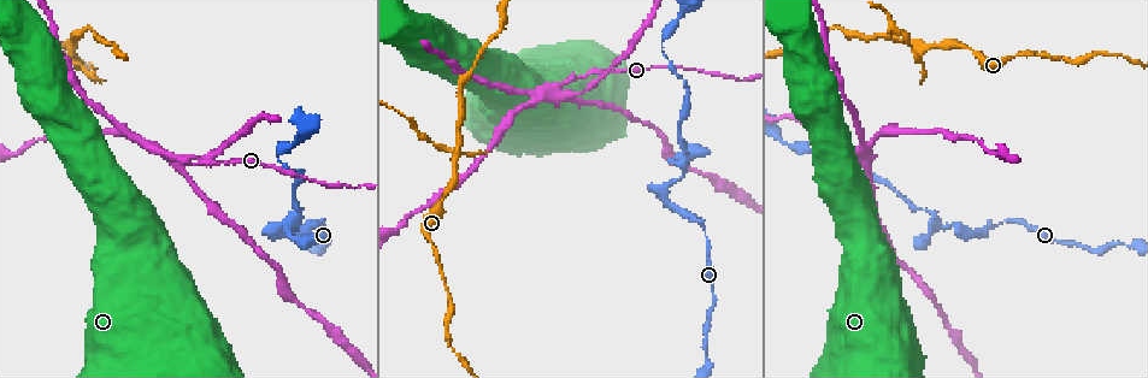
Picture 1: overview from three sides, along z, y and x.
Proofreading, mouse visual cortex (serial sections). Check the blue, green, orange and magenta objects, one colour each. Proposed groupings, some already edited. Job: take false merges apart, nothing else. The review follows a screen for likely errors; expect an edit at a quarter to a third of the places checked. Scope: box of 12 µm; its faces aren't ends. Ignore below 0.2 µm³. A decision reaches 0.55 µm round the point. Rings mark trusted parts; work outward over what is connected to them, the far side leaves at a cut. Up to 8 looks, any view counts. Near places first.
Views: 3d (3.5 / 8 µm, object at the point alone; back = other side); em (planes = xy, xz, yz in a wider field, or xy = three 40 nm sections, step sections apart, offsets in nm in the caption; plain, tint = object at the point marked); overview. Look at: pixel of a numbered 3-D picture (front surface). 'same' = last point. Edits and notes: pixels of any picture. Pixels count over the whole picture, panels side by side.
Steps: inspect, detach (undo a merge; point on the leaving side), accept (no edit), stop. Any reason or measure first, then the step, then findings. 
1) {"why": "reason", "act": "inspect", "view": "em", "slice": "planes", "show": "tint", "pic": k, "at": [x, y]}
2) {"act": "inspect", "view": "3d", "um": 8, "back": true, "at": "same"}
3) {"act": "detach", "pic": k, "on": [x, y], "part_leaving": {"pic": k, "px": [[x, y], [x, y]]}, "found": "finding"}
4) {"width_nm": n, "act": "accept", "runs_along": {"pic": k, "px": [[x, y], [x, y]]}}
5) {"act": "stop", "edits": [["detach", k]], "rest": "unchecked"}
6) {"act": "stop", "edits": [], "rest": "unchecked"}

{"why": "sharp bend", "act": "inspect", "view": "3d", "um": 3.5, "pic": 1, "at": [551, 92]}

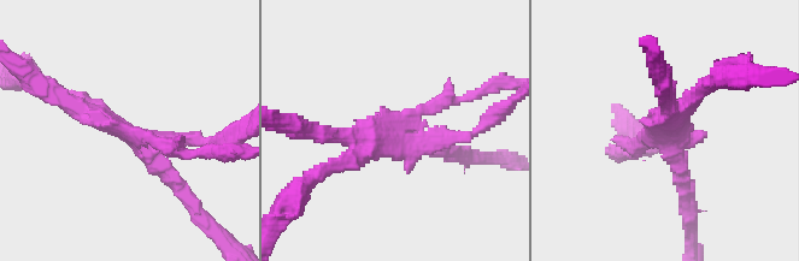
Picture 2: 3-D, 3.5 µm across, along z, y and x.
{"why": "now the EM", "act": "inspect", "view": "em", "slice": "xy", "step": 1, "show": "tint", "pic": 2, "at": [128, 137]}

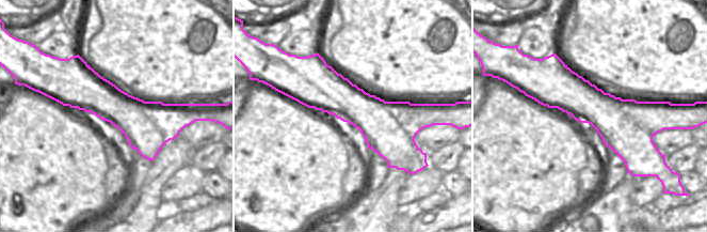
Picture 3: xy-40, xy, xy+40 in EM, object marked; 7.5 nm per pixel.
{"width_nm": 360, "act": "detach", "pic": 2, "on": [679, 149], "part_leaving": {"pic": 2, "px": [[644, 140], [677, 143], [687, 195]]}, "found": "a second cell is stuck on"}

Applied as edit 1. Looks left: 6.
{"act": "inspect", "view": "overview"}

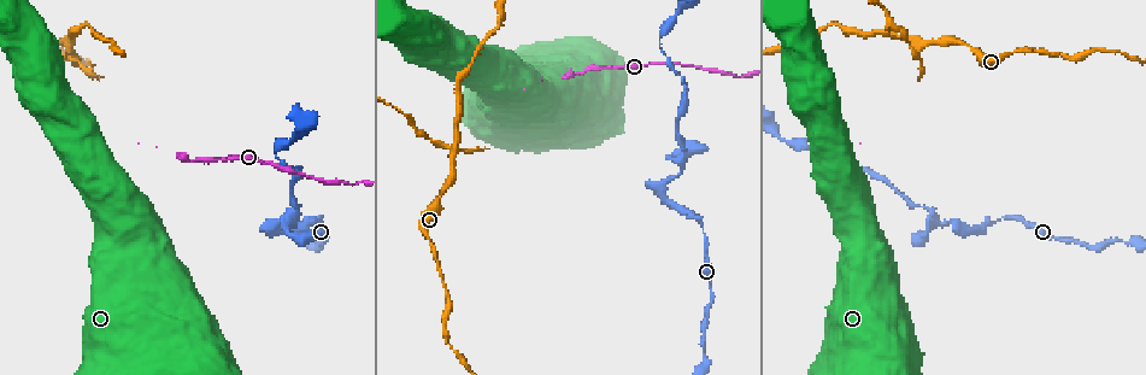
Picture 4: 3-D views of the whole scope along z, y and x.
{"why": "sharp bend", "act": "inspect", "view": "3d", "um": 3.5, "pic": 4, "at": [941, 223]}

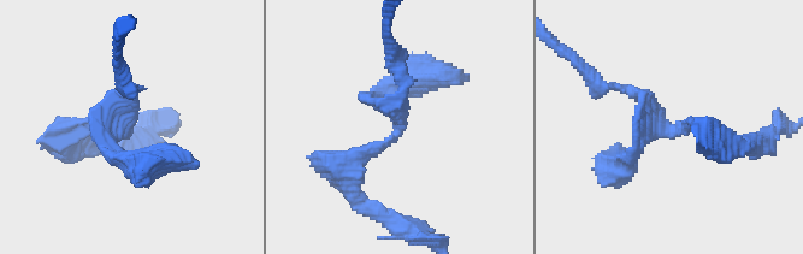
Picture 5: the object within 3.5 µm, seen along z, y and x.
{"why": "now the EM", "act": "inspect", "view": "em", "slice": "xy", "step": 5, "show": "tint", "pic": 5, "at": [396, 130]}

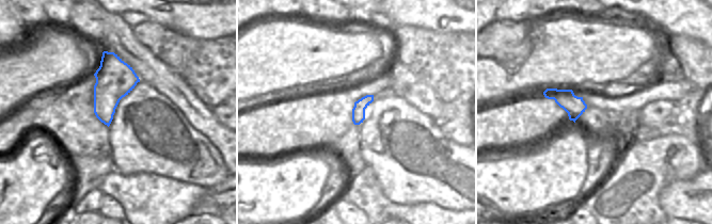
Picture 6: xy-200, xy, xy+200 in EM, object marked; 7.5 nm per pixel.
{"why": "cut it another way", "act": "inspect", "view": "em", "slice": "planes", "show": "tint", "at": "same"}

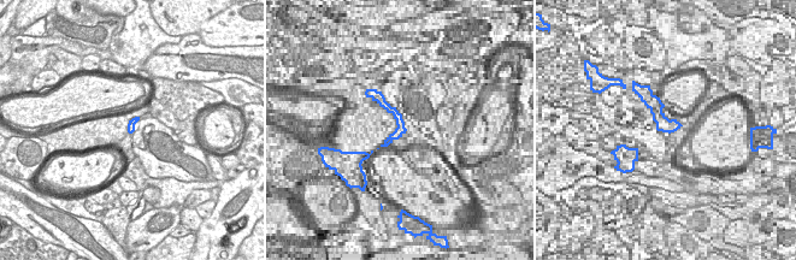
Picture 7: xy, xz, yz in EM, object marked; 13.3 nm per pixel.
{"width_nm": 100, "act": "accept", "runs_along": {"pic": 5, "px": [[342, 182], [397, 133], [401, 71]]}, "found": "one cell here"}

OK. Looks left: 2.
{"act": "inspect", "view": "3d", "um": 3.5, "pic": 4, "at": [452, 154]}

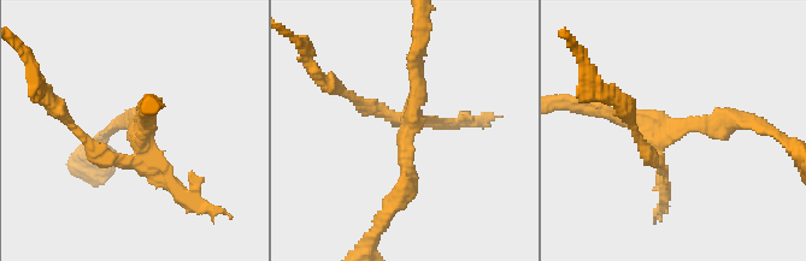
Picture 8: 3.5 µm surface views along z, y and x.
{"act": "detach", "pic": 8, "on": [363, 105], "part_leaving": {"pic": 8, "px": [[396, 116], [366, 107], [315, 73]]}, "found": "two cells meet here"}

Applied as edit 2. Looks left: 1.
{"act": "stop", "edits": [["detach", 2], ["detach", 8]], "rest": "unchecked"}

